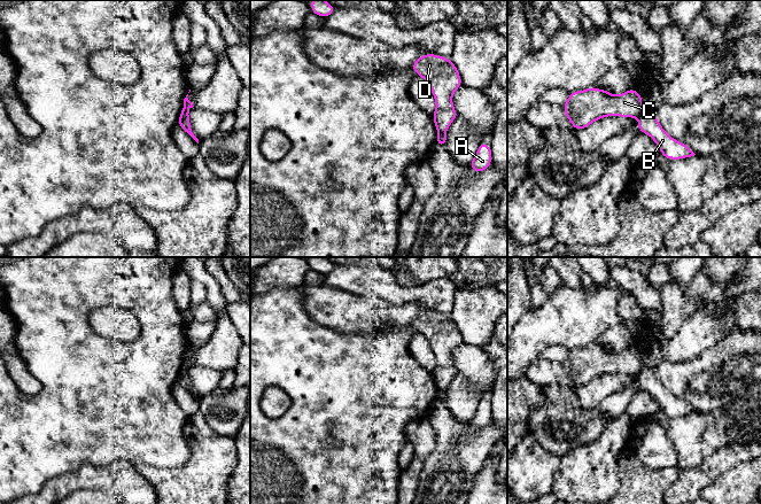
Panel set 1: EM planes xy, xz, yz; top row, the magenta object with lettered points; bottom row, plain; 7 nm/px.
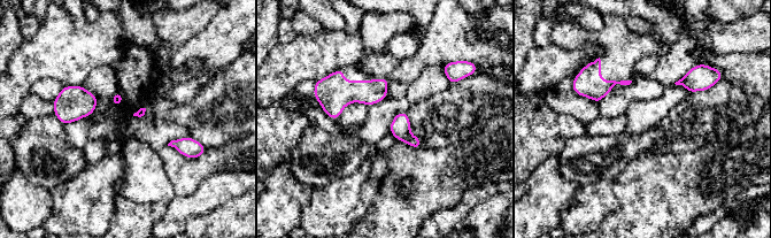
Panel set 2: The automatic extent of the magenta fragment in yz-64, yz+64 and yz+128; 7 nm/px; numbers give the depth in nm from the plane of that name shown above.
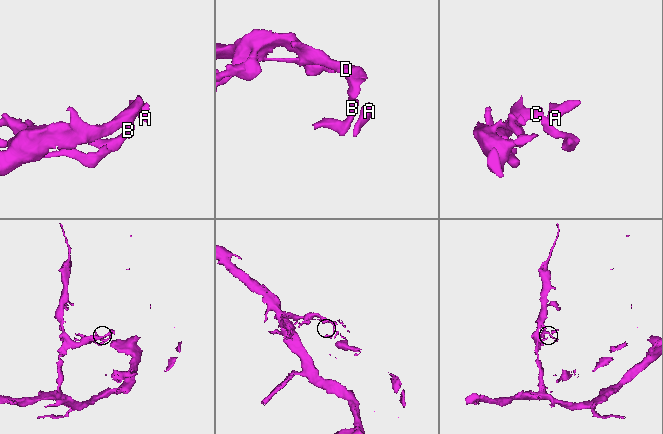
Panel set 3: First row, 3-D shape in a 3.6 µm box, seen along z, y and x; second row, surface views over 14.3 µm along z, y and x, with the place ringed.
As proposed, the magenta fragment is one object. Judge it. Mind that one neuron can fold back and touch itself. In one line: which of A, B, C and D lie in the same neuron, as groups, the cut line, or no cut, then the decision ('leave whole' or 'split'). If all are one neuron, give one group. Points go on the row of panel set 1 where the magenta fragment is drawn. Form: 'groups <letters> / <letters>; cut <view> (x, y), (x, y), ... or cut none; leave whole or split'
groups A B / C D; cut yz (643, 107), (637, 115); split

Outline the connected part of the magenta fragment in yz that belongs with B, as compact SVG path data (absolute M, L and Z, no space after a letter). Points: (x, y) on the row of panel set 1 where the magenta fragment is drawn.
M646 108L638 115L639 132L652 137L661 150L661 155L669 160L681 160L694 156L696 154L685 144L668 135L662 129L653 111Z

